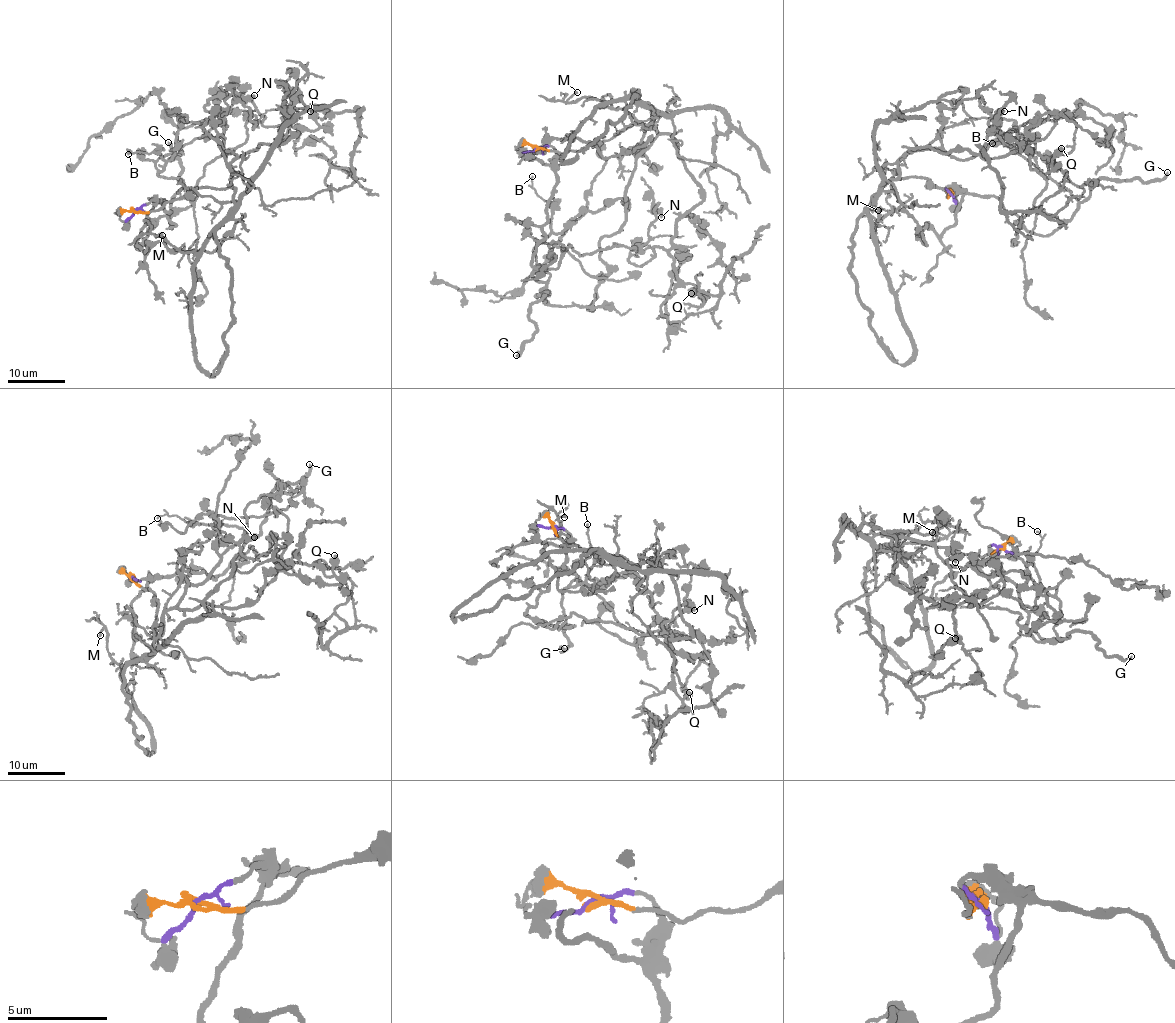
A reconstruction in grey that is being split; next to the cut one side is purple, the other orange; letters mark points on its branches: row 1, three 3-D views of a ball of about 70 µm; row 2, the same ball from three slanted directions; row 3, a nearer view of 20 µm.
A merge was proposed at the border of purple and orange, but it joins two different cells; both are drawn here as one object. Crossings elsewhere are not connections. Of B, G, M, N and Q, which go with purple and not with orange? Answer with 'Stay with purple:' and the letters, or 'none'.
Stay with purple: B, G, N

